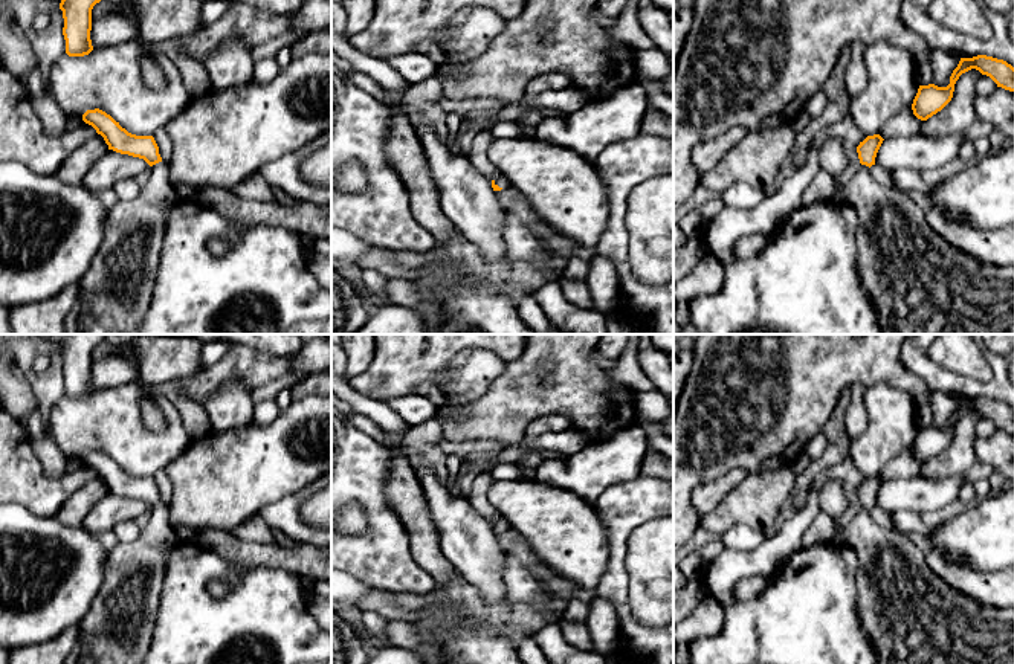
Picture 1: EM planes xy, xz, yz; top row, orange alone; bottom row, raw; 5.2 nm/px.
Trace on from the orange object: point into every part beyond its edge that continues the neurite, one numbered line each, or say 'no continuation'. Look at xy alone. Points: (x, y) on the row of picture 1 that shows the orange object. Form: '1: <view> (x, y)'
1: xy (115, 292)

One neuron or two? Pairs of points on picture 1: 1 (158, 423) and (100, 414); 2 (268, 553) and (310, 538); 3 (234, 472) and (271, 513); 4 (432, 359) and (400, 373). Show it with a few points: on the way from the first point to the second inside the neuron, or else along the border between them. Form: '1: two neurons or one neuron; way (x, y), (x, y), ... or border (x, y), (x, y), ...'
1: two neurons; border (139, 386), (151, 397), (164, 422), (159, 431)
2: two neurons; border (286, 541), (307, 542), (315, 547)
3: two neurons; border (300, 492), (284, 495), (266, 504), (257, 513)
4: one neuron; way (425, 359), (414, 359), (408, 365)

